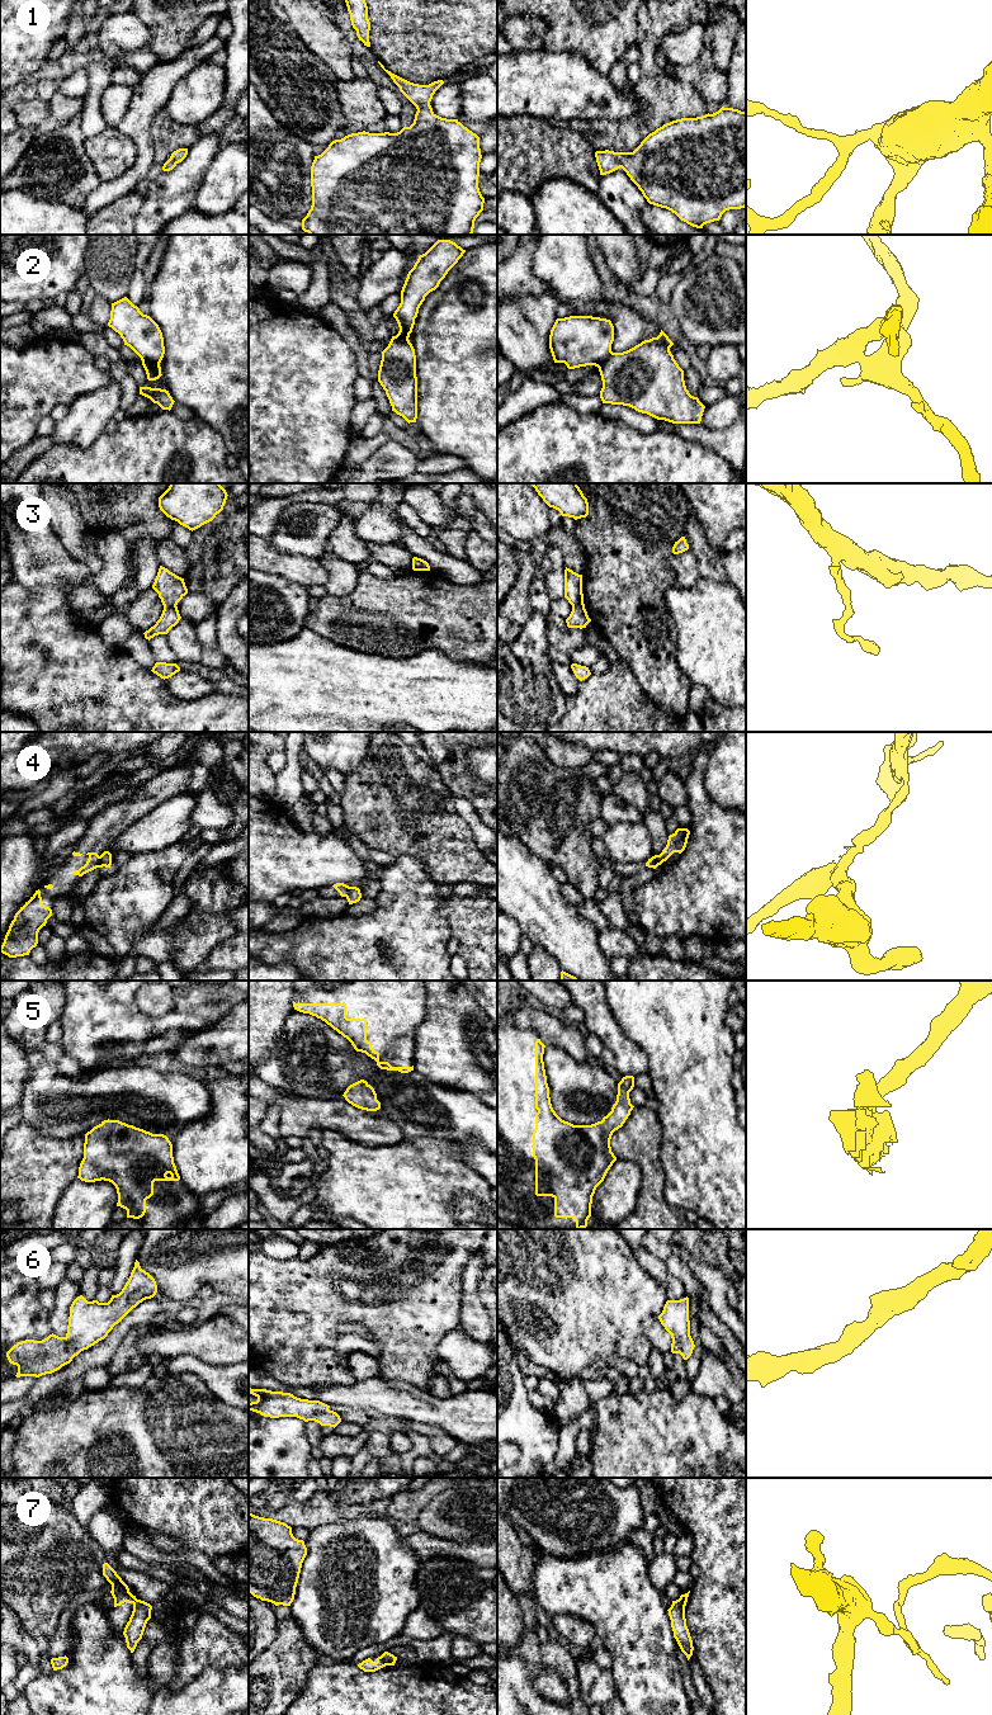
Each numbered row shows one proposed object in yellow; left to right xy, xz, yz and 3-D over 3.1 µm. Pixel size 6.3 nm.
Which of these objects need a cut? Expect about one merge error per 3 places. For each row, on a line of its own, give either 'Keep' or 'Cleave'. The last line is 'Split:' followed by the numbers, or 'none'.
1: Keep
2: Cleave
3: Cleave
4: Cleave
5: Keep
6: Keep
7: Cleave
Split: 2, 3, 4, 7

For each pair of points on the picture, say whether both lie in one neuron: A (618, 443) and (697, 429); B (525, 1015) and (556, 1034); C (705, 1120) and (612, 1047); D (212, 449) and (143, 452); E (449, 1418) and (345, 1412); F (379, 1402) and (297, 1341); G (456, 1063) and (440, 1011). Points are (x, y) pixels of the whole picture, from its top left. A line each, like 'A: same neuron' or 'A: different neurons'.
A: different neurons
B: same neuron
C: different neurons
D: same neuron
E: different neurons
F: different neurons
G: same neuron

